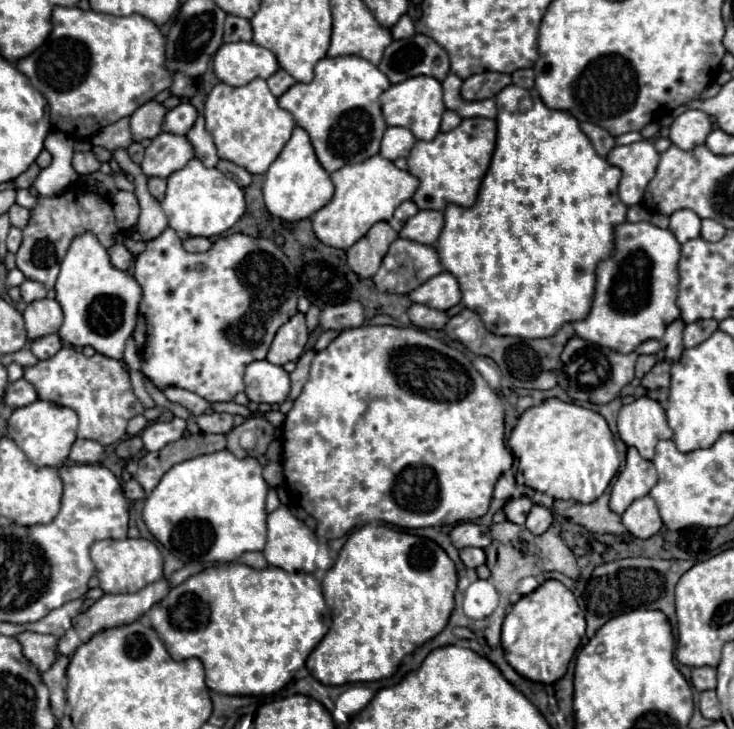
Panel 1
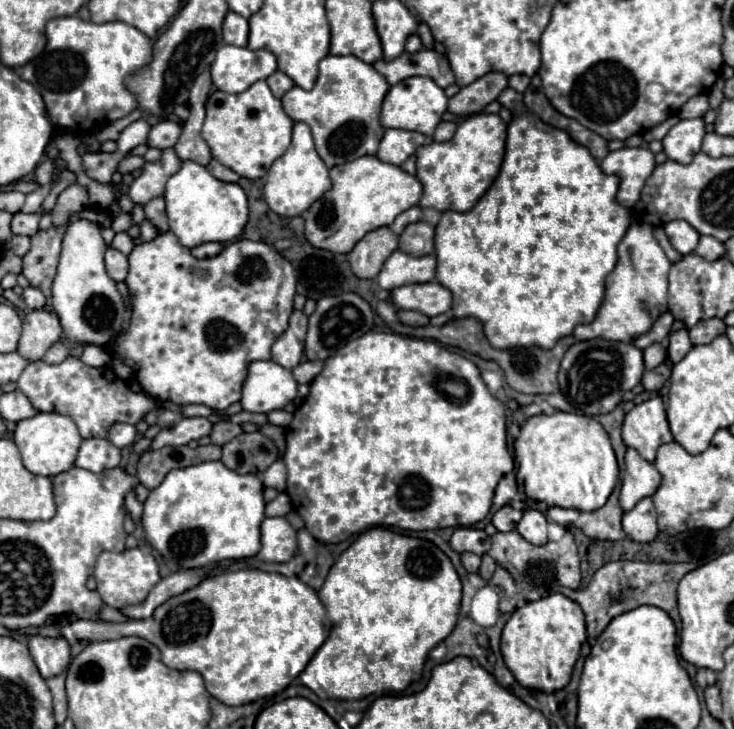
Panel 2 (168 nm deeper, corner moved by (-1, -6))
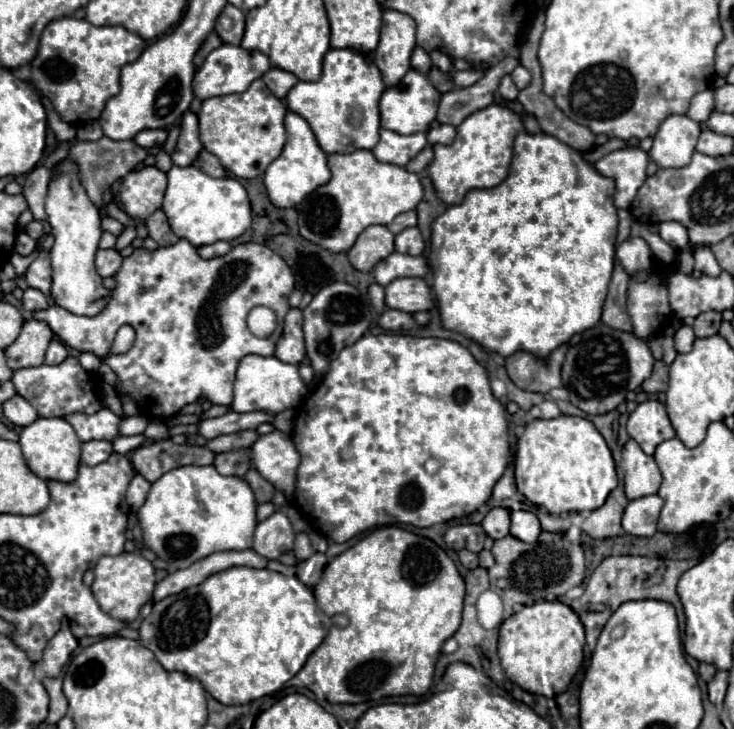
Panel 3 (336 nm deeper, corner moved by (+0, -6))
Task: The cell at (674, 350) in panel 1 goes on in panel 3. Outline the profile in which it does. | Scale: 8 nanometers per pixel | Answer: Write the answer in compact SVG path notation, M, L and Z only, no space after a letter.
M681 325L673 339L675 339L675 351L677 351L677 353L689 353L691 347L693 347L695 335L693 335L693 329L691 329L691 327Z

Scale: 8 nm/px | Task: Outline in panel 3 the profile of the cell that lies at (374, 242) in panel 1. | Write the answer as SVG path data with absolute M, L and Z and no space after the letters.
M385 225L367 227L355 245L349 249L347 259L357 271L373 271L377 263L395 251L395 235Z

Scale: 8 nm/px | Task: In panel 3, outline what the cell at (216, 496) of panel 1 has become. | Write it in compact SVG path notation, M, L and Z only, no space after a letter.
M187 465L187 467L179 467L179 469L165 473L161 479L157 479L151 485L143 507L137 511L137 517L139 517L139 525L143 529L145 545L159 559L167 561L171 569L185 569L191 563L195 563L215 551L251 549L253 547L253 531L257 527L255 509L257 509L255 493L245 479L225 477L213 465L209 465L209 467Z

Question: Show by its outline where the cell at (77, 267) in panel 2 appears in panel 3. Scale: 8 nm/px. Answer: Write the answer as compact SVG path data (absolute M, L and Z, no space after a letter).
M61 161L59 171L53 175L47 193L47 219L51 223L51 233L55 235L55 245L51 249L53 263L53 285L51 297L55 305L67 309L73 315L99 315L111 297L111 291L105 289L97 269L95 269L95 253L99 249L101 239L101 213L87 199L83 187L79 187L77 167L69 161Z

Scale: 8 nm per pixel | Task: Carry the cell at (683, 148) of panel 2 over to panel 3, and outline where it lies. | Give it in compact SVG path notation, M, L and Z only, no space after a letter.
M669 115L653 137L649 157L659 167L685 167L695 153L699 133L697 121L687 115Z

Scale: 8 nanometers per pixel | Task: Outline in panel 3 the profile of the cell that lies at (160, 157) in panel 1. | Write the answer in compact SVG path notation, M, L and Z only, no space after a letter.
M155 165L143 167L123 177L121 189L117 193L119 199L117 203L129 217L147 219L147 215L161 209L165 189L167 189L167 175Z

